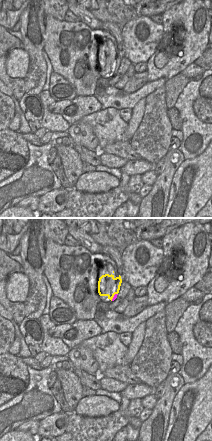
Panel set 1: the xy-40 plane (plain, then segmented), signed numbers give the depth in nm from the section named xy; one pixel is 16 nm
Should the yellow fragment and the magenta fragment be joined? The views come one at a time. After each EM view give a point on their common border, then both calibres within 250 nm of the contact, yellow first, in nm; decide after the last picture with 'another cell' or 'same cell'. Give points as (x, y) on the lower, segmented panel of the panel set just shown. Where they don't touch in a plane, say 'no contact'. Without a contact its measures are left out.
meets yellow at (113, 296); 320 nm thick on the yellow side, 60 nm on the other

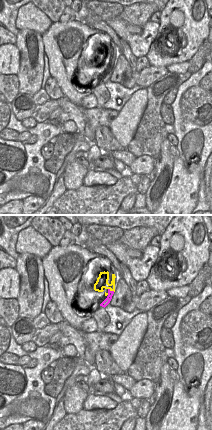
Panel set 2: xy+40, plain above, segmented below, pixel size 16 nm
meets yellow at (111, 290); 190 nm thick on the yellow side, 100 nm on the other

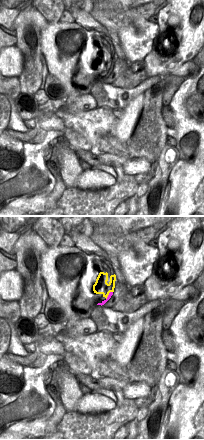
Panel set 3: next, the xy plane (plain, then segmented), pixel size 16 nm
meets yellow at (108, 294); 240 nm thick on the yellow side, 60 nm on the other

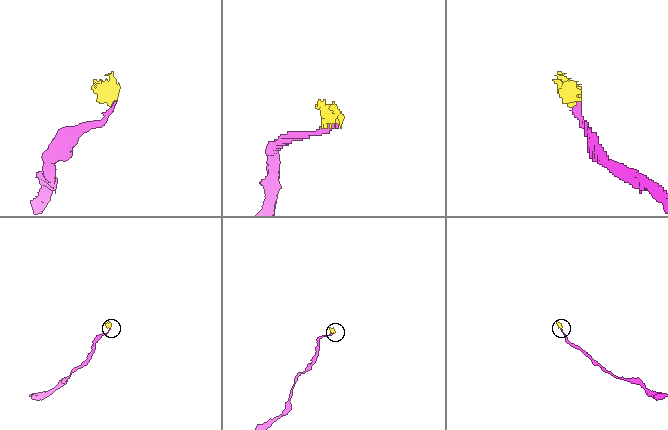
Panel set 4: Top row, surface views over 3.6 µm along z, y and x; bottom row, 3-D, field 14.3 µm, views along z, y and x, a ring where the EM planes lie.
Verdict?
same cell

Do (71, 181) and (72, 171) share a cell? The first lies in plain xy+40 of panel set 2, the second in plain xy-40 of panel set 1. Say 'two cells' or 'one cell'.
one cell

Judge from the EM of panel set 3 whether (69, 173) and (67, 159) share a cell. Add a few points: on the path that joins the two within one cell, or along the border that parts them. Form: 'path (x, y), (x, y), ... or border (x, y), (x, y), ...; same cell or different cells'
path (69, 170), (68, 162); same cell

